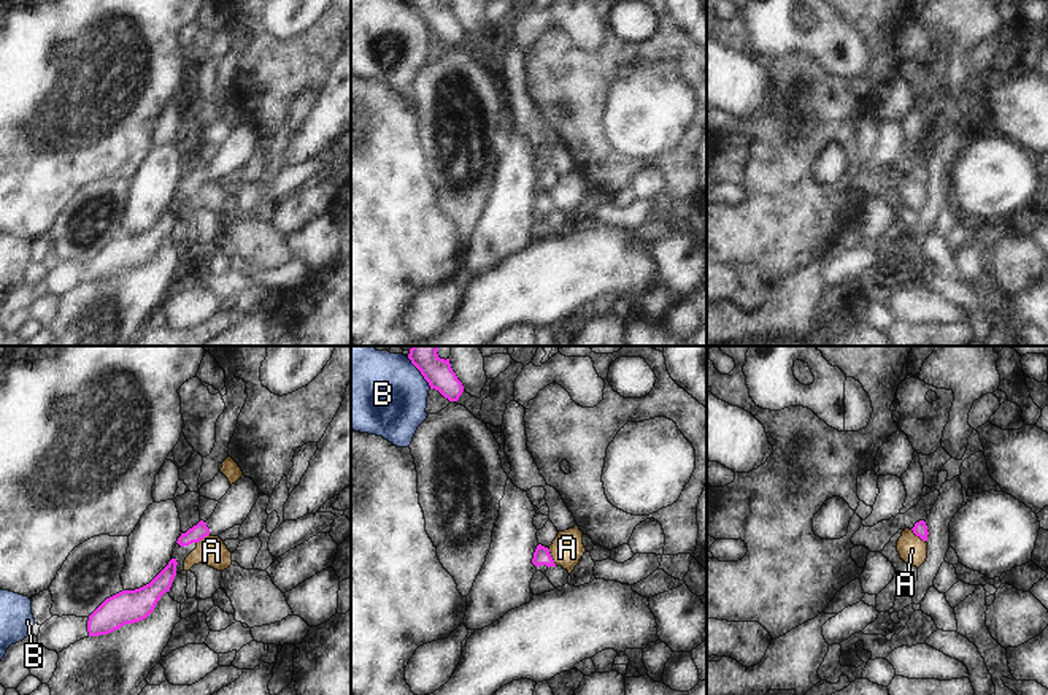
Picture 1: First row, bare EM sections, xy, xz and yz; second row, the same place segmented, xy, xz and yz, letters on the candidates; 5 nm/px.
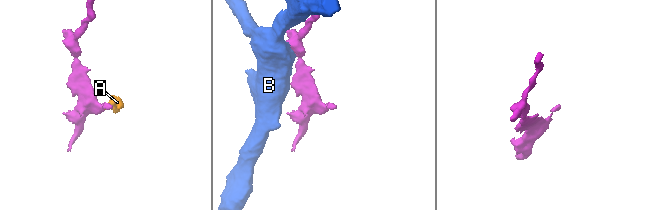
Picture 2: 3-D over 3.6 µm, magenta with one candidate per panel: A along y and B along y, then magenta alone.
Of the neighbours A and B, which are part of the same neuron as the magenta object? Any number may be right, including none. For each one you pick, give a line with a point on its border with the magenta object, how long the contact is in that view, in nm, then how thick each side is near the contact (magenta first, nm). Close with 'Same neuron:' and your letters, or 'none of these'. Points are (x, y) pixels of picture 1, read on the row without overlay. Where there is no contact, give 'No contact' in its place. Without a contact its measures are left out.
Same neuron: none of these.

